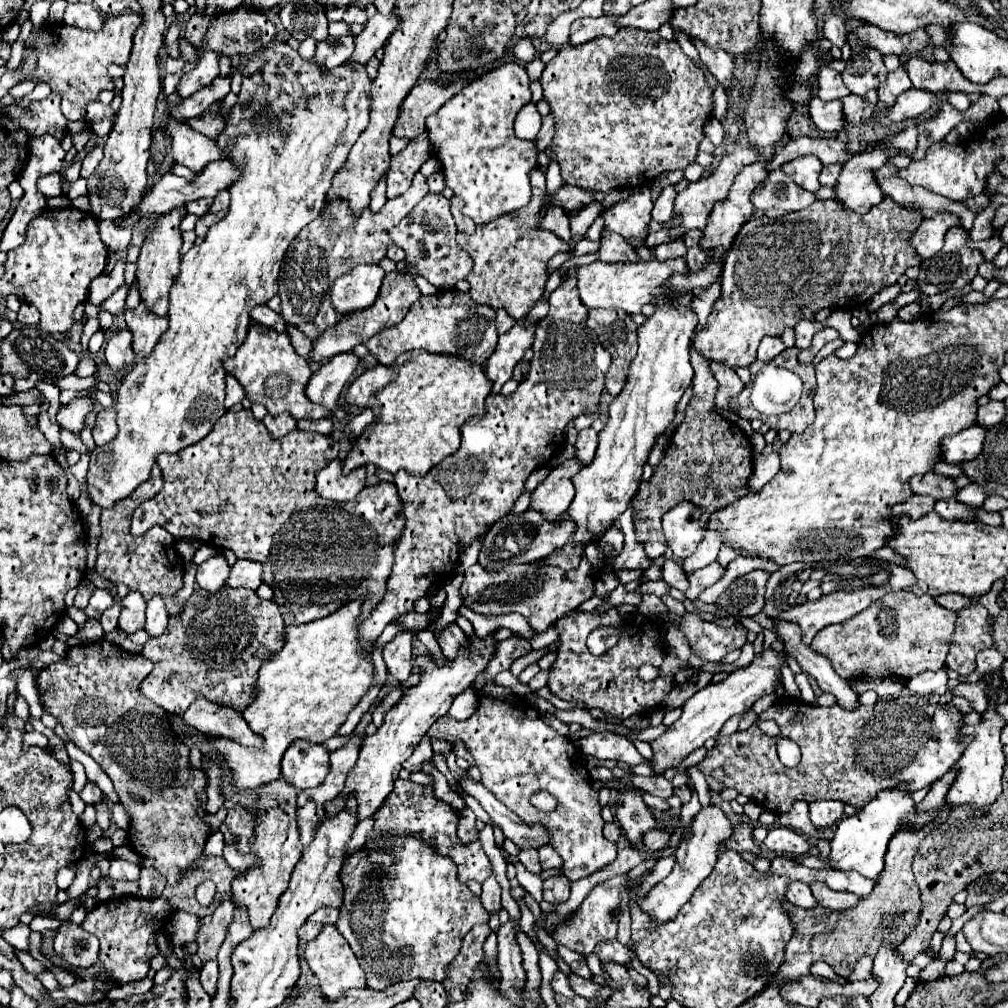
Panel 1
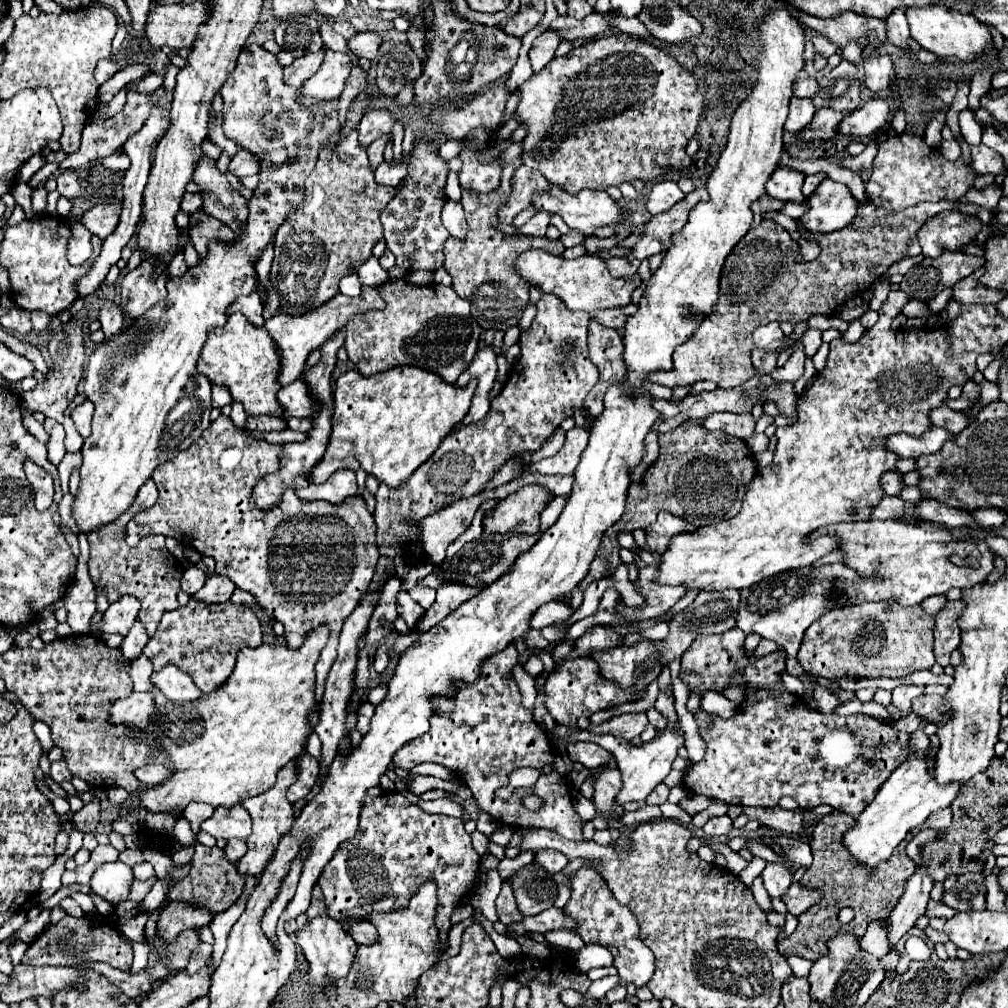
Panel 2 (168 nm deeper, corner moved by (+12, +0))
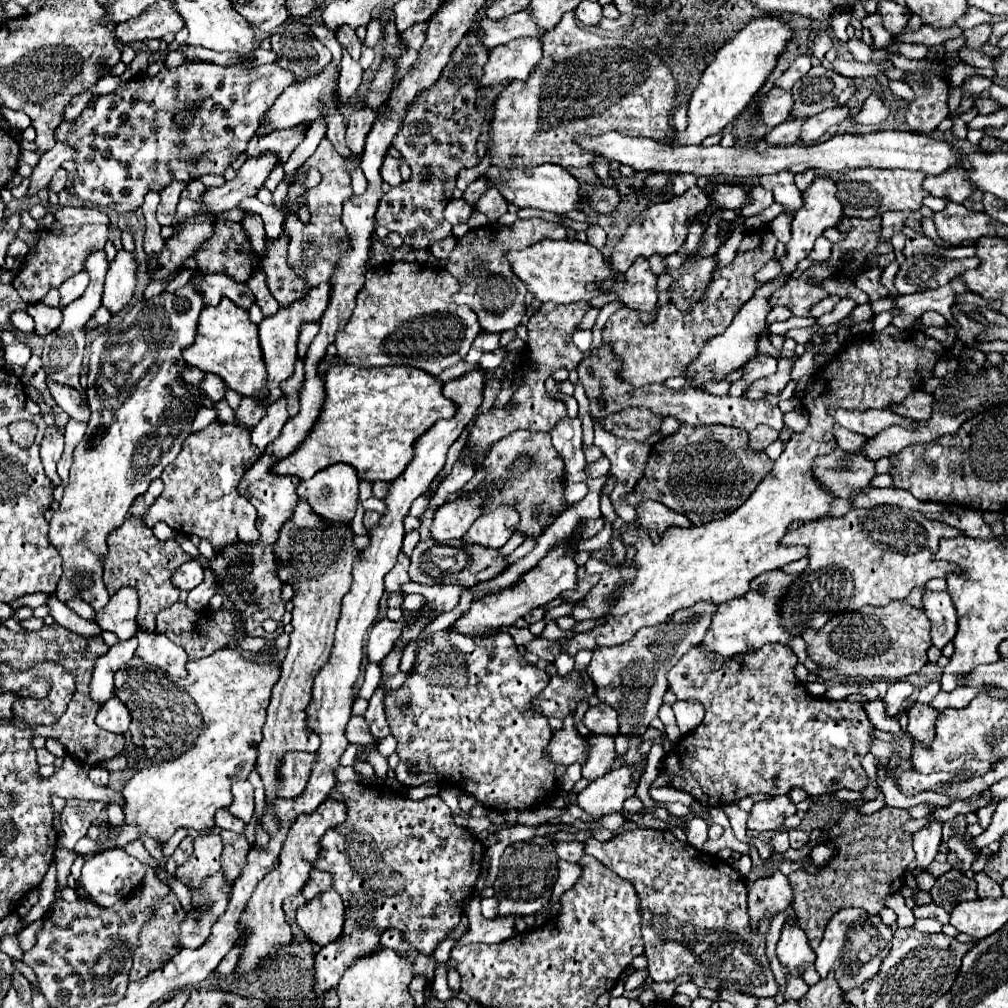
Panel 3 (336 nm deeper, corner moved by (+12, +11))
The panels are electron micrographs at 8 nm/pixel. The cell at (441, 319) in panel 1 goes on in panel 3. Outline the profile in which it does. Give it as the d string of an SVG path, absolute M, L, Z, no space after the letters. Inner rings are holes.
M388 262L370 268L366 284L356 298L356 310L346 328L338 332L336 356L356 366L414 366L438 376L448 366L464 360L480 332L478 318L466 306L456 306L452 296L458 282L438 264Z

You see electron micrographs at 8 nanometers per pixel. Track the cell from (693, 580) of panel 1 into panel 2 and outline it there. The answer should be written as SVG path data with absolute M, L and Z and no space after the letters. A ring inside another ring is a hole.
M642 565L638 569L638 583L640 583L638 593L642 593L648 599L648 603L640 611L622 607L620 613L626 619L642 621L650 617L660 617L666 611L670 611L680 597L686 595L686 587L662 587L660 583L654 583L654 575L658 575L658 567L654 565Z

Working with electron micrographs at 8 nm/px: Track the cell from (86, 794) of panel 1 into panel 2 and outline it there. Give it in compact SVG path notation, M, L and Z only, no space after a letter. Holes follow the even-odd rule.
M64 757L52 763L52 767L50 767L50 777L52 777L58 785L62 785L64 781L72 781L72 773L70 773L68 763L66 763Z

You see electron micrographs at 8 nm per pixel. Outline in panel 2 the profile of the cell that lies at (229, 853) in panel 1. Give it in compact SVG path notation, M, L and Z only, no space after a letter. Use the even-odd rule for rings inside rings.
M230 839L226 849L224 849L224 857L232 863L236 863L238 859L242 859L242 855L246 853L246 843L242 839Z

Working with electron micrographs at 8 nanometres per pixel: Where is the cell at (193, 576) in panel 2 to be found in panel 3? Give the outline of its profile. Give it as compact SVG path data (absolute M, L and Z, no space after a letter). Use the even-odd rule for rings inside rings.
M190 560L190 562L184 562L182 566L178 566L174 570L174 576L172 576L172 584L180 590L192 590L196 588L204 578L204 570L200 566L200 562L196 560Z

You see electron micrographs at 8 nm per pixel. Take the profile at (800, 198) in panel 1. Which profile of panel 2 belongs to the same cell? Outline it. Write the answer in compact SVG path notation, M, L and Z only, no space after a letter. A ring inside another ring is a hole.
M764 195L762 199L756 199L756 201L752 203L752 211L754 211L756 215L762 215L764 211L780 211L784 205L786 205L786 203L782 203L780 199L770 199L768 195Z

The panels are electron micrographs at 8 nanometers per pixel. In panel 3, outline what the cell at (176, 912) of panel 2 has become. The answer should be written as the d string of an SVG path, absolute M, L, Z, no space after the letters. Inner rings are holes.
M218 834L196 836L194 854L182 866L178 866L176 878L188 888L198 888L198 884L202 884L202 878L220 870L222 848L222 838Z

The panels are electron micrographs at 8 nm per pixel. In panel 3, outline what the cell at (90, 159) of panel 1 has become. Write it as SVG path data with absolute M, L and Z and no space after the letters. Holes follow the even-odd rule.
M56 170L56 174L52 176L52 180L50 180L50 186L48 186L48 190L52 190L52 192L60 192L60 190L64 190L66 188L66 170Z

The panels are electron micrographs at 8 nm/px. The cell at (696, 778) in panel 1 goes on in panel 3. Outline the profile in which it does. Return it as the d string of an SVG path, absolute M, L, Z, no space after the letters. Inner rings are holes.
M772 874L766 878L758 878L756 882L748 882L748 914L752 932L758 932L762 920L770 920L782 910L788 910L794 894L790 882L784 874Z

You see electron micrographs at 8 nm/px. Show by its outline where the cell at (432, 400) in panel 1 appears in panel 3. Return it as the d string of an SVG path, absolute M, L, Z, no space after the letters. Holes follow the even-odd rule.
M330 366L324 374L324 388L326 400L310 436L306 436L294 454L278 460L270 468L272 474L308 480L316 472L344 462L356 468L360 480L392 482L410 464L414 440L436 420L456 414L454 402L442 394L442 382L410 366Z

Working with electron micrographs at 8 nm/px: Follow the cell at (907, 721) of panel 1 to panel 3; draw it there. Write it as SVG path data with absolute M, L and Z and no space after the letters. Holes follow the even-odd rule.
M768 644L756 652L734 656L716 672L710 670L710 658L702 648L694 646L688 654L684 654L666 674L670 690L678 696L678 700L700 700L706 706L706 716L694 732L680 738L672 746L670 754L664 756L662 768L650 788L672 786L690 794L704 806L736 804L756 792L768 792L774 796L788 794L794 786L804 788L810 796L842 788L862 792L868 784L868 776L860 760L870 752L874 726L858 702L851 703L845 699L836 702L806 694L806 686L794 676L796 662L796 654L784 644Z

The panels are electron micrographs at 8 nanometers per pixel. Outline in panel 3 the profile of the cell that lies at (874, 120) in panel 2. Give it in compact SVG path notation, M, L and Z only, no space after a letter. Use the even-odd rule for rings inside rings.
M832 108L826 112L820 112L818 116L812 116L806 120L806 124L802 124L802 136L800 142L802 144L814 144L820 140L820 136L834 124L840 124L842 120L850 118L850 110L848 108Z

